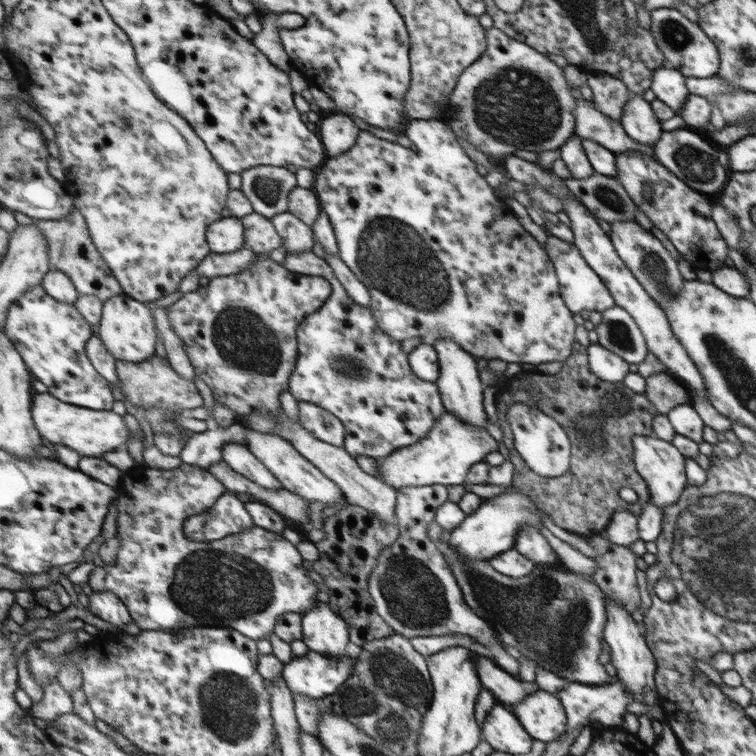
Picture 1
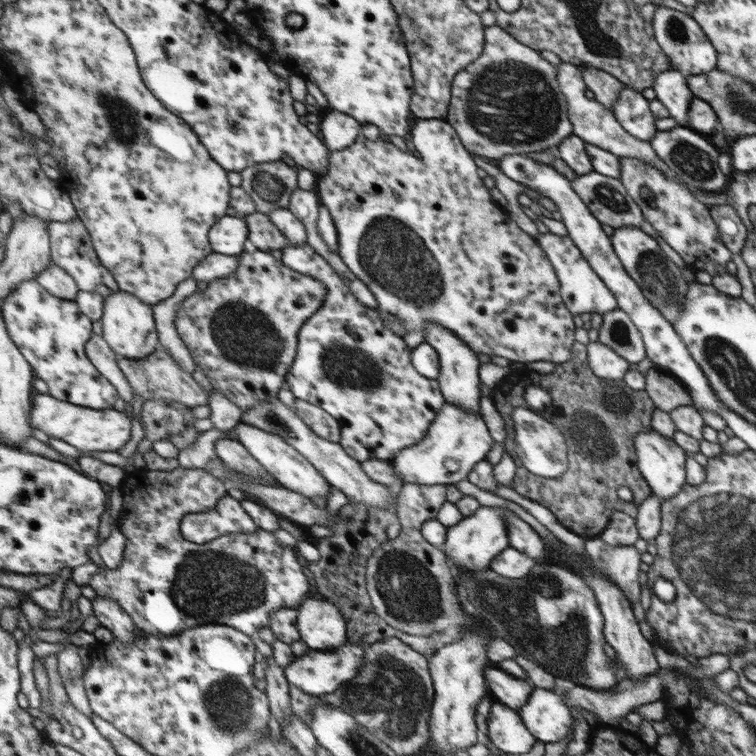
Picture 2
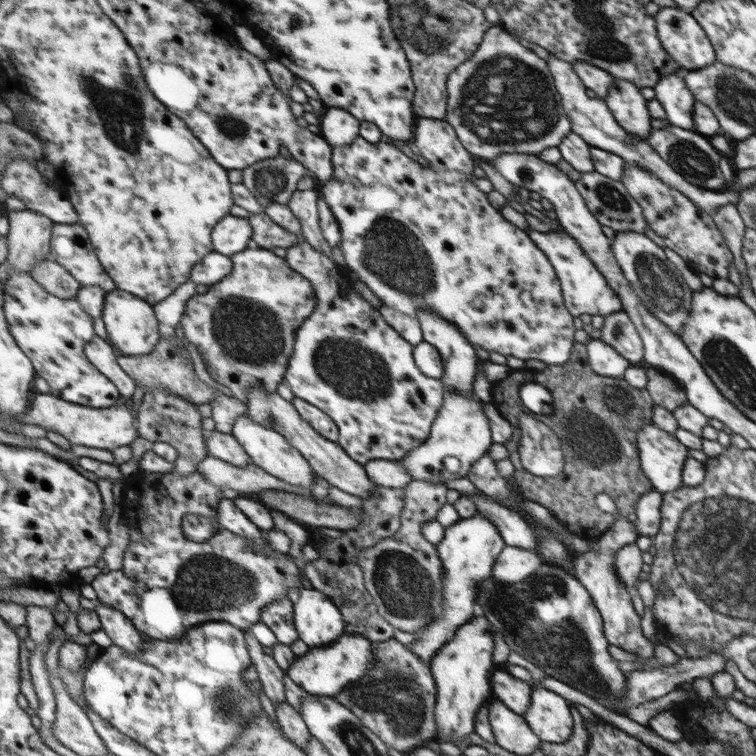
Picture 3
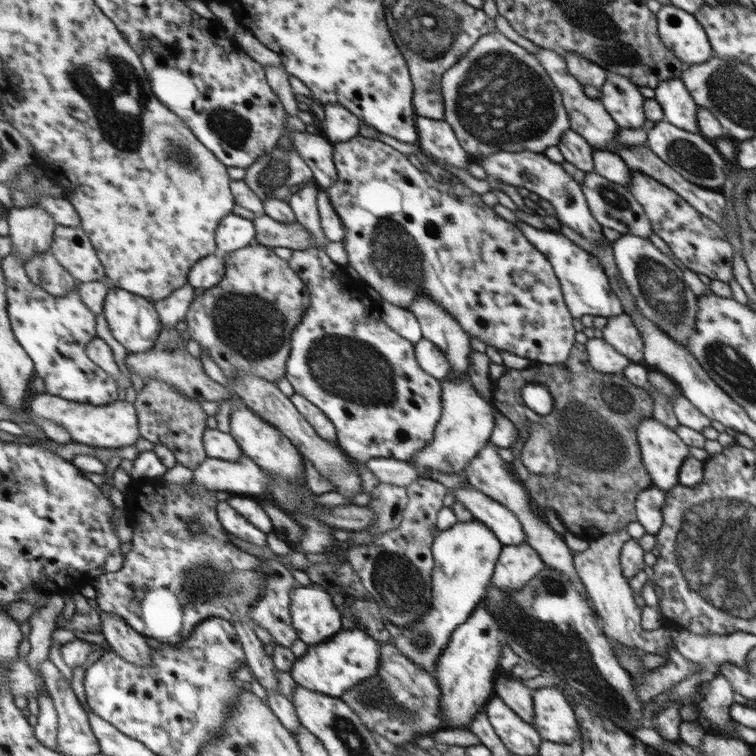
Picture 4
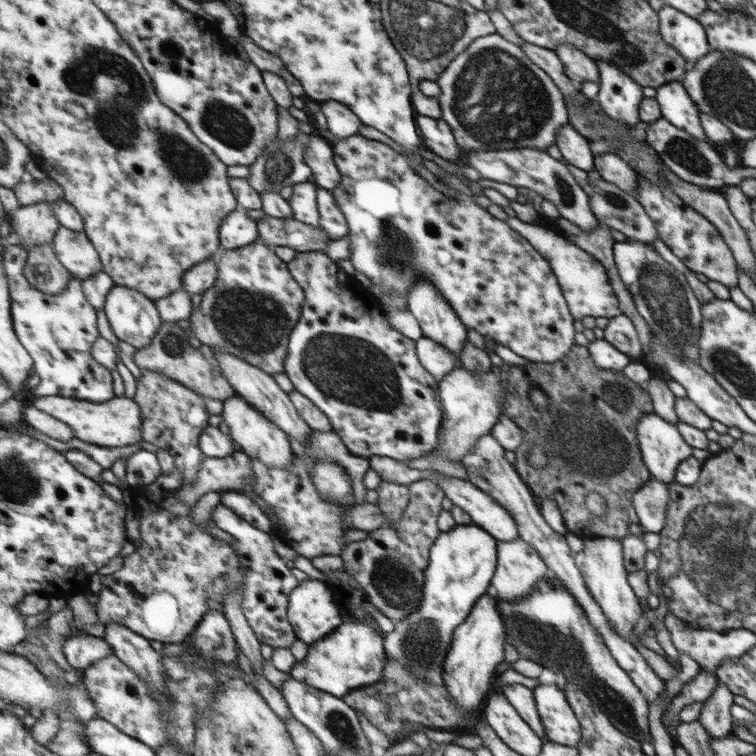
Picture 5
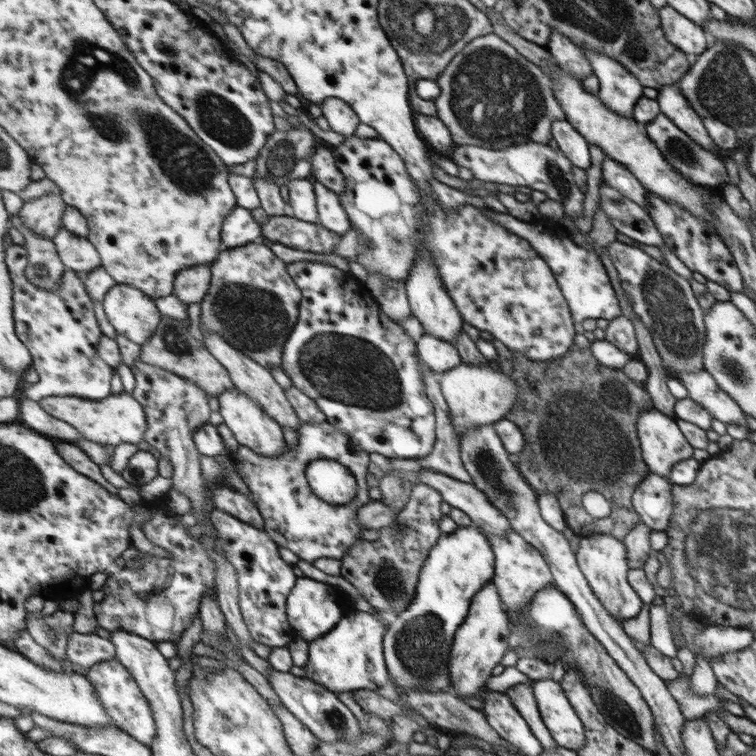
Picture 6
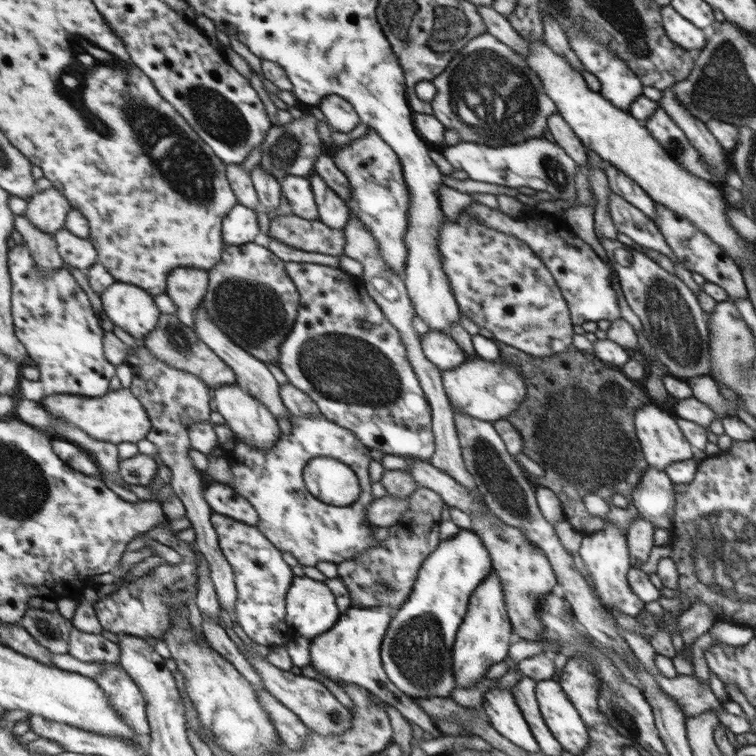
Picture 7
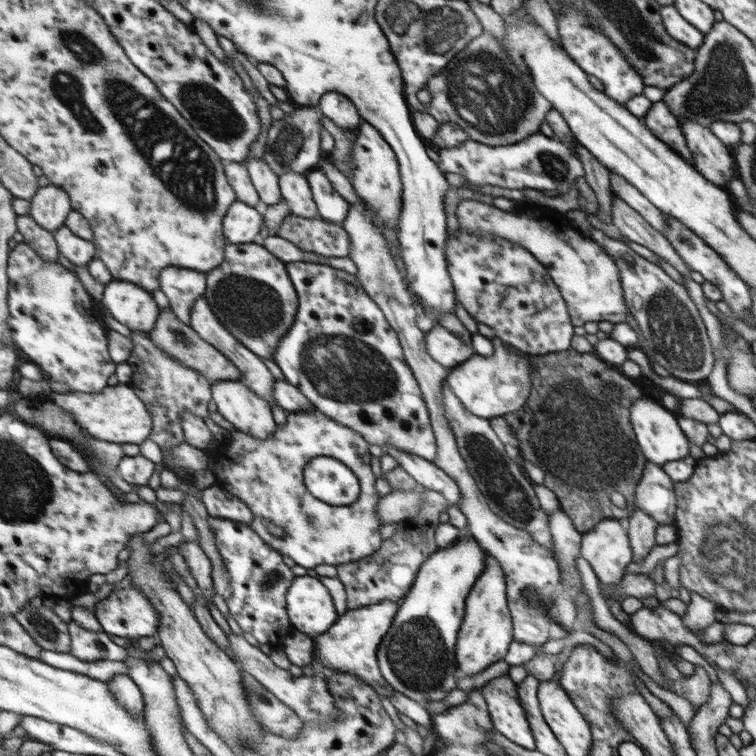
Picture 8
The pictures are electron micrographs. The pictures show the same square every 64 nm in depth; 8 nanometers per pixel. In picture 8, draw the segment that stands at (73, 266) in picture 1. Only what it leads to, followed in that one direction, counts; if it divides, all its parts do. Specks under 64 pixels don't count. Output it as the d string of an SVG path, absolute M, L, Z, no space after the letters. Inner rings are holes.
M66 224L59 228L54 235L60 254L71 263L88 266L93 259L97 258L96 244L77 236L77 233L74 233Z

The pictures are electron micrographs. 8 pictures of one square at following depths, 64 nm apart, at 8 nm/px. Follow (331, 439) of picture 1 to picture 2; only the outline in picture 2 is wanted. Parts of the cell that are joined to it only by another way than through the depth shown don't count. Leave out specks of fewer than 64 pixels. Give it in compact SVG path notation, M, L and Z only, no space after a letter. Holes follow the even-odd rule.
M295 399L294 410L306 425L319 437L338 443L340 439L339 423L322 408L310 402Z

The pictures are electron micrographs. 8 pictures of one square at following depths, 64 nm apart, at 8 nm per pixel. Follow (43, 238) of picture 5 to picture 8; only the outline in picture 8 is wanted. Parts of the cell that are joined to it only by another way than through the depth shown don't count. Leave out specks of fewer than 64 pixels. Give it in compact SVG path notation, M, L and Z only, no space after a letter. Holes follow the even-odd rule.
M50 183L41 187L30 200L30 211L27 214L45 230L53 232L66 224L73 210L69 193L61 186Z

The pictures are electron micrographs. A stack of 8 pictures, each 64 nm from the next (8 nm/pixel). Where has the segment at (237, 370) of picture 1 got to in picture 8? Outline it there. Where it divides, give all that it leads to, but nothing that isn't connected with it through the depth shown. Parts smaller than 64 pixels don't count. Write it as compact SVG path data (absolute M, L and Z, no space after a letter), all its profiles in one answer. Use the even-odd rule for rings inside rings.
M255 243L231 244L224 248L223 262L219 268L208 272L208 287L204 296L232 335L261 359L271 359L275 354L280 339L295 322L299 306L299 297L289 280L287 268L283 268L283 264L267 249Z

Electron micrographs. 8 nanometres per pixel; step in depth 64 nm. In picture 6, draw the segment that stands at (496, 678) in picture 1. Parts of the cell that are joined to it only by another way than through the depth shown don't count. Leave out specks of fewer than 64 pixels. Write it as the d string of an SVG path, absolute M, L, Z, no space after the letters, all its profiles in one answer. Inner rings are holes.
M531 683L515 684L509 687L505 693L510 697L512 704L515 705L516 711L527 721L528 728L543 746L543 749L550 749L557 745L551 739L549 732L545 729L544 722L541 720L537 703L532 693Z

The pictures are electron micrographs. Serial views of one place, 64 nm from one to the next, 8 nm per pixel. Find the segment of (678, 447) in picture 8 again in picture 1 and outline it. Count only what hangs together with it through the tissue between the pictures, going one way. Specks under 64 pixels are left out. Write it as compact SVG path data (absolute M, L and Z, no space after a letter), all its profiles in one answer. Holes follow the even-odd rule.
M636 436L633 439L633 465L636 472L648 486L648 503L654 504L657 508L665 508L676 503L687 487L687 474L684 472L685 457L677 450L670 441L661 440L659 437Z

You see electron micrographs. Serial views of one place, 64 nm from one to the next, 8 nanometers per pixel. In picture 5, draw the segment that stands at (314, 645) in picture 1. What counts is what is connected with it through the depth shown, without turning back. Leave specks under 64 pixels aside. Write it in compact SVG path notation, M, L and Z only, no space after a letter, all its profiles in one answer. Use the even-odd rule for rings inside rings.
M309 578L287 596L287 618L297 638L309 645L336 630L342 622L325 582Z

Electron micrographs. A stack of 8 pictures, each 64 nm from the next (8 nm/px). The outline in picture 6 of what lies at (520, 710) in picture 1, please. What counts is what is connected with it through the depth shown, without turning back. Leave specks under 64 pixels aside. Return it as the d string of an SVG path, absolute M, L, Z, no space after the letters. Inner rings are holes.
M541 679L532 681L531 685L541 720L544 722L545 729L549 732L551 739L563 748L576 751L585 740L583 724L581 724L581 721L577 718L577 715L567 698L563 696L560 684L552 679Z

